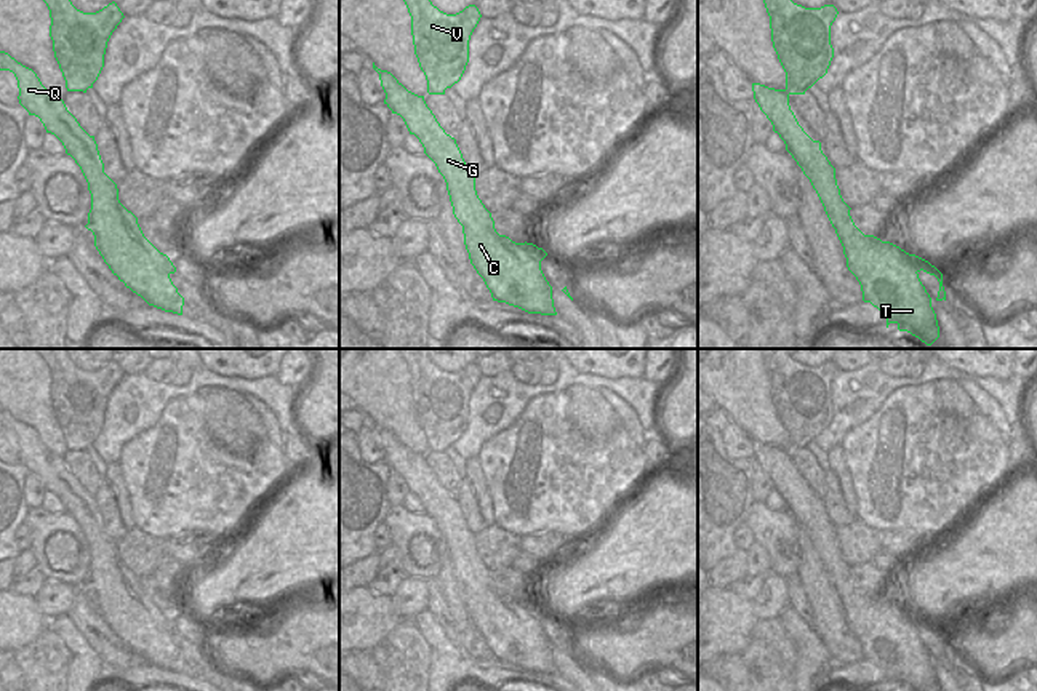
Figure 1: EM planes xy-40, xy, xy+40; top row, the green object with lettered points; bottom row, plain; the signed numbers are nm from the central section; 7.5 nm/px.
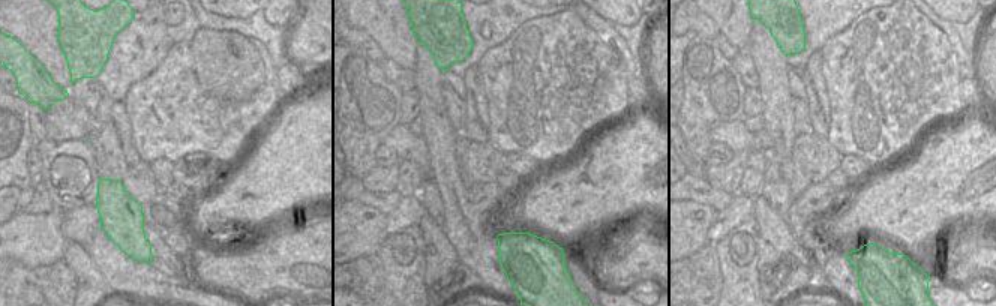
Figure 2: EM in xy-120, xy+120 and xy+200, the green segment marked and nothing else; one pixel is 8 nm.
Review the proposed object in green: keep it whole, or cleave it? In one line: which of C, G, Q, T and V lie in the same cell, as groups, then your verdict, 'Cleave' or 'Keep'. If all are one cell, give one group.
Groups: C G Q T / V. Cleave

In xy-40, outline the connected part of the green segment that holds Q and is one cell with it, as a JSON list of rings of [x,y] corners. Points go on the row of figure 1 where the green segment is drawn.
[[[0,51],[0,70],[14,74],[19,104],[54,134],[80,166],[91,194],[91,210],[85,226],[94,235],[94,246],[114,275],[149,306],[182,315],[184,298],[170,275],[176,267],[142,234],[138,218],[118,200],[117,184],[104,173],[94,136],[90,136],[67,110],[62,99],[53,96],[37,74]]]

